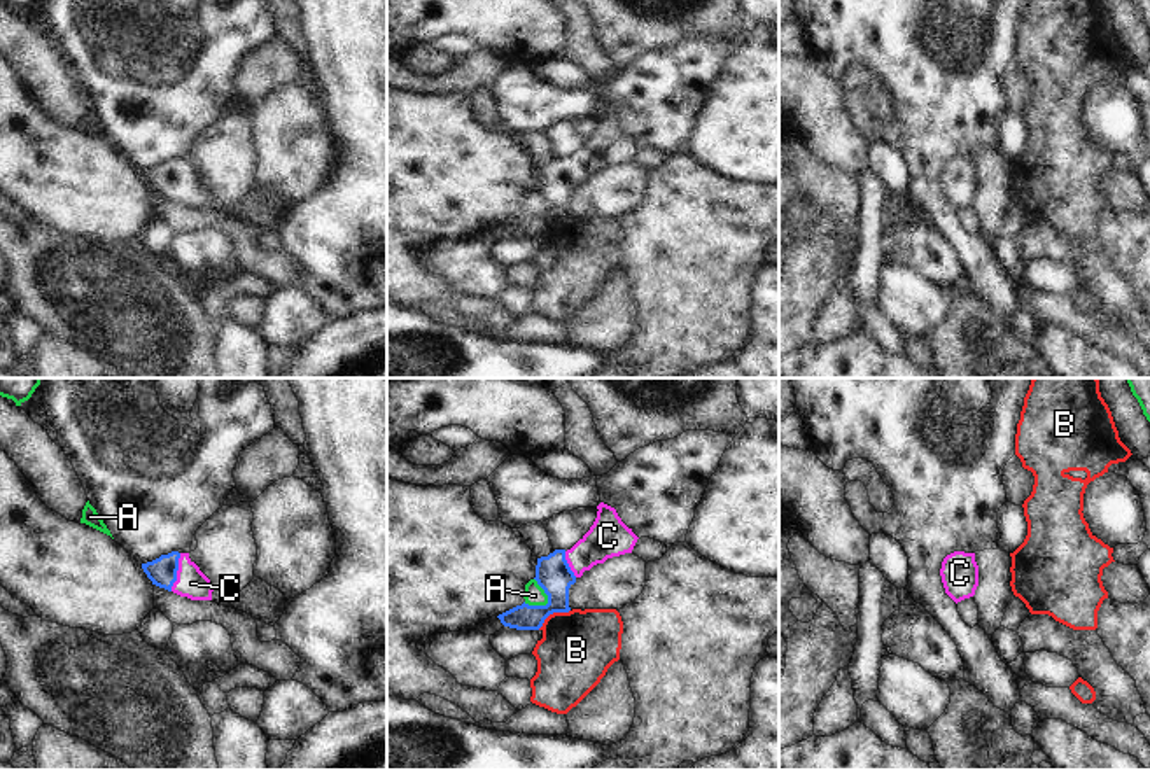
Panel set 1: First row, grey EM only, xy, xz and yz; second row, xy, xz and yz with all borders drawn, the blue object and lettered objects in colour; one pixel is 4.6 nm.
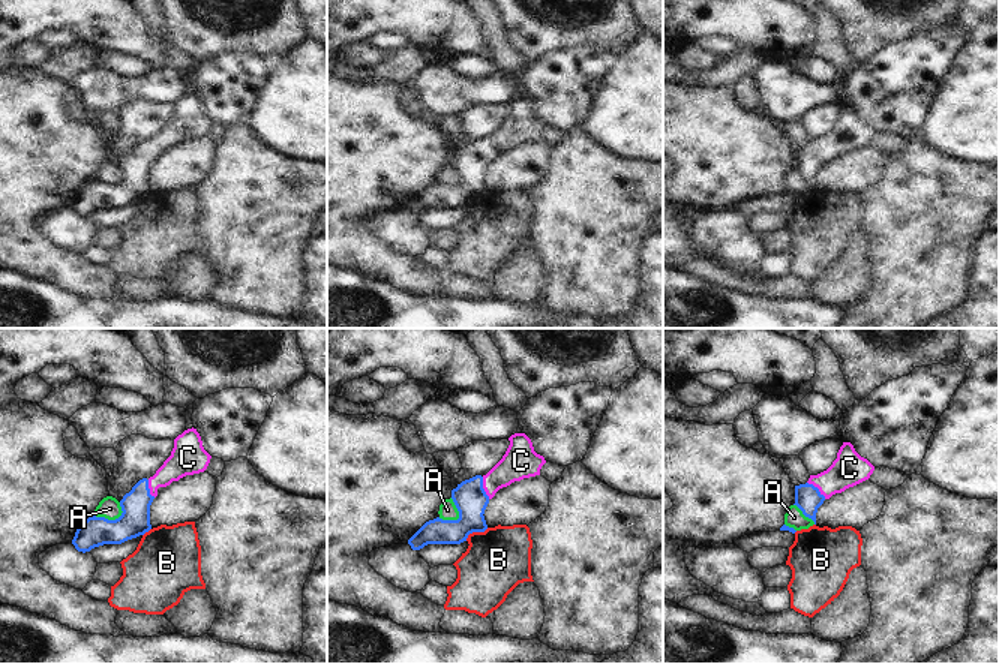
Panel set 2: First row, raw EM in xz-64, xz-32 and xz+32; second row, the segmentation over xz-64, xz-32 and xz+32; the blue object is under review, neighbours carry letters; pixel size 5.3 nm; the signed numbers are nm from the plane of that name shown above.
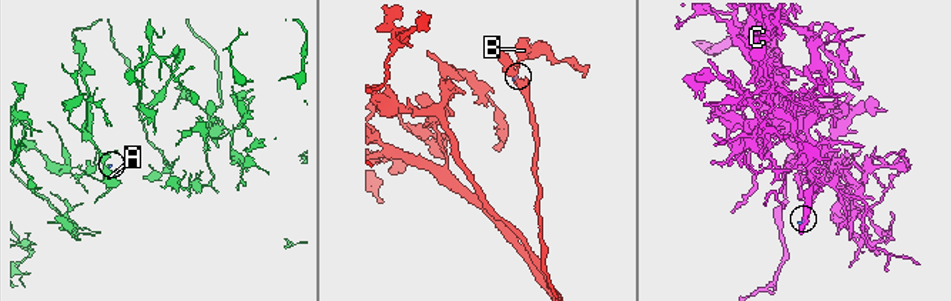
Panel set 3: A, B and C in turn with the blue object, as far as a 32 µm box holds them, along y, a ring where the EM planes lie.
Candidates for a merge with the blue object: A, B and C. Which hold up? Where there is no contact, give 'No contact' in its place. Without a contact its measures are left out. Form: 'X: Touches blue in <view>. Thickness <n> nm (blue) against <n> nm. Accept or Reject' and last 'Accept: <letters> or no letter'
A: Touches blue in xz. Thickness 160 nm (blue) against 100 nm. Reject
B: Touches blue in xz. Thickness 160 nm (blue) against 340 nm. Reject
C: Touches blue in xy. Thickness 130 nm (blue) against 140 nm. Accept
Accept: C

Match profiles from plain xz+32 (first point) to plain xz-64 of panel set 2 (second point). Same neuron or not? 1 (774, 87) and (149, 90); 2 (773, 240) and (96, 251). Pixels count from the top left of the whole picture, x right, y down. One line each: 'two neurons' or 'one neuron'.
1: one neuron
2: two neurons

